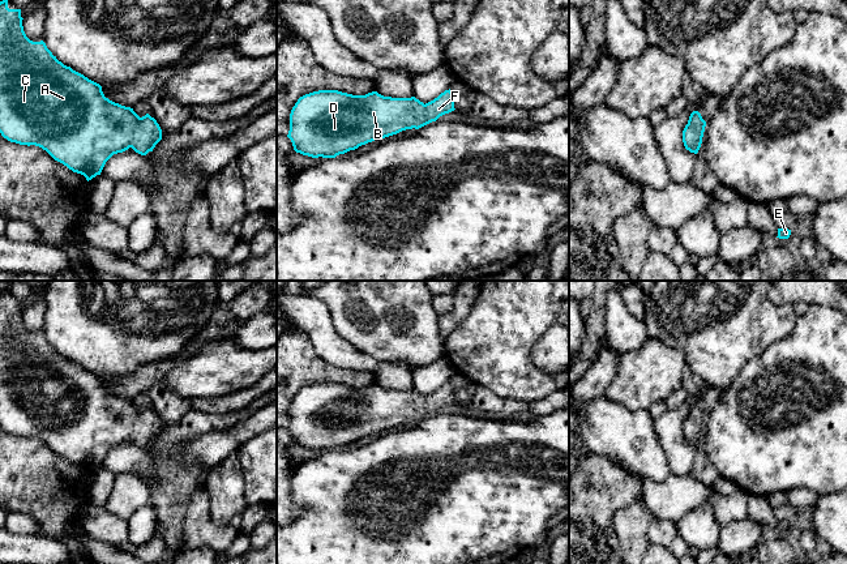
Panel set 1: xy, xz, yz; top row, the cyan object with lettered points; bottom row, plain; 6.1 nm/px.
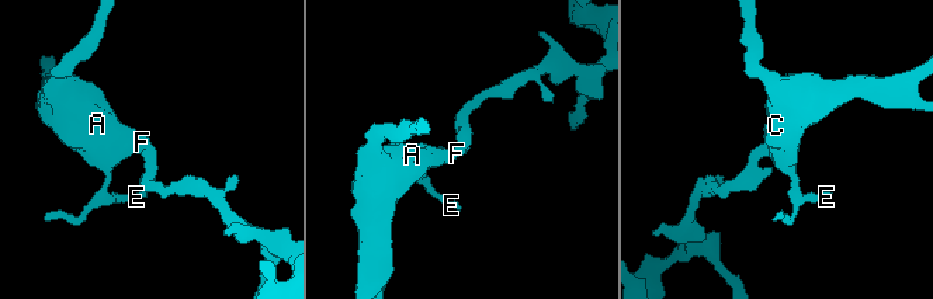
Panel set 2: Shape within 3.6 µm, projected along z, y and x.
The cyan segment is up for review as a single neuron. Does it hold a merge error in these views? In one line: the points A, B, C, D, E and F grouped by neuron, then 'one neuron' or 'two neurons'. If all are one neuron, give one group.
groups A B C D E F; one neuron

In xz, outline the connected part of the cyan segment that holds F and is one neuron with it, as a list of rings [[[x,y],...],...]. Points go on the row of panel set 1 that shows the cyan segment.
[[[450,89],[425,104],[415,97],[392,98],[377,91],[352,95],[318,90],[298,99],[287,137],[296,153],[335,158],[375,140],[436,121],[455,110],[454,99]]]

